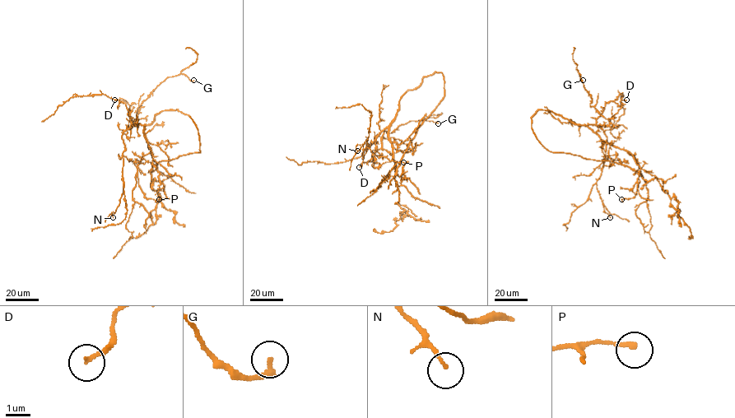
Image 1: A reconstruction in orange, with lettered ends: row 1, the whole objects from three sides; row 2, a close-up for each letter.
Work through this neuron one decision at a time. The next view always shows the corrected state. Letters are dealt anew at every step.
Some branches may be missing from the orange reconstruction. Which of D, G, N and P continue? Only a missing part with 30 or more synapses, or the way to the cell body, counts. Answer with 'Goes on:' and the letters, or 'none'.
Goes on: none

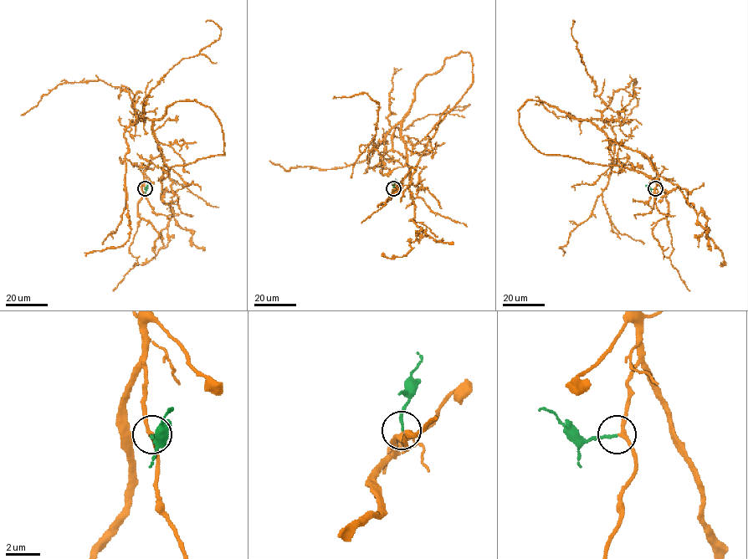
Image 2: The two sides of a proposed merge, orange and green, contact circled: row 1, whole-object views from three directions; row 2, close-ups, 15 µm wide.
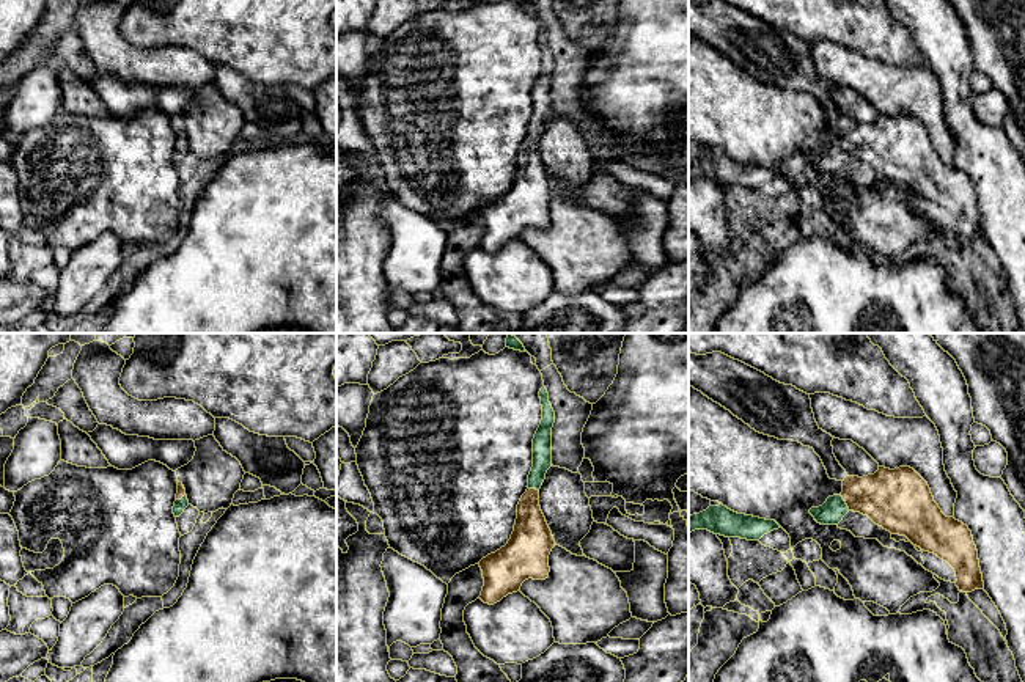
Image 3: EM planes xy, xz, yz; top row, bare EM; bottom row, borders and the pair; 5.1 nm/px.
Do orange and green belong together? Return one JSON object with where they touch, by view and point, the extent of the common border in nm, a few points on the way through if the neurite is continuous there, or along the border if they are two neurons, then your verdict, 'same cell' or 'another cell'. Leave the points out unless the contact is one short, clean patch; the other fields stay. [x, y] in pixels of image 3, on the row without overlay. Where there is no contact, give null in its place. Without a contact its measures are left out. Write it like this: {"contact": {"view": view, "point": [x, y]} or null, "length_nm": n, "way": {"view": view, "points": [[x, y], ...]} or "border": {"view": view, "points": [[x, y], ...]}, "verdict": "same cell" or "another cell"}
{"contact": {"view": "yz", "point": [846, 151]}, "length_nm": 90, "way": {"view": "yz", "points": [[895, 148], [846, 151], [833, 157]]}, "verdict": "same cell"}

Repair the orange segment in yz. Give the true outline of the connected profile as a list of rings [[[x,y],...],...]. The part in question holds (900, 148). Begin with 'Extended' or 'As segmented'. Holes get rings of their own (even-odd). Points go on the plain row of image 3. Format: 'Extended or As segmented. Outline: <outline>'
Extended. Outline: [[[879,115],[874,123],[846,124],[843,140],[811,156],[810,162],[821,173],[838,173],[849,159],[868,163],[891,182],[906,184],[946,209],[956,220],[959,239],[984,237],[972,179],[942,160],[928,130],[913,116]]]

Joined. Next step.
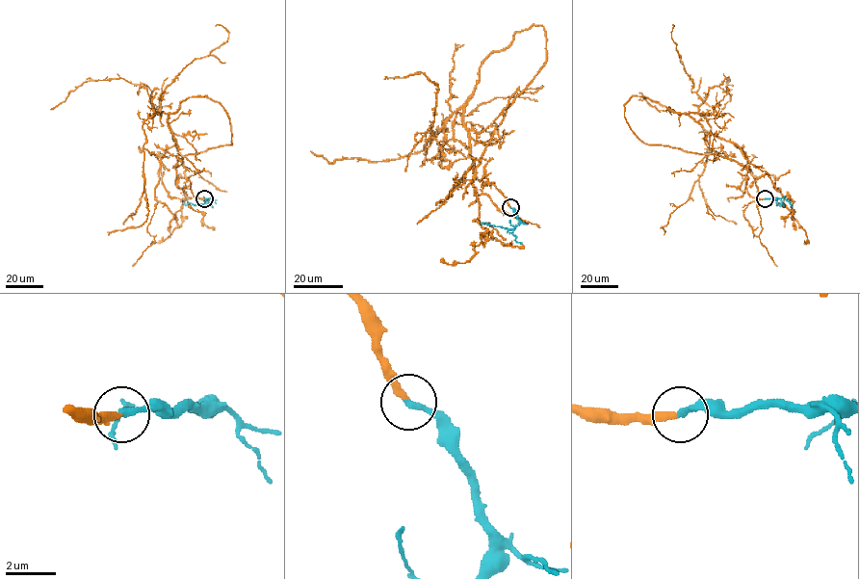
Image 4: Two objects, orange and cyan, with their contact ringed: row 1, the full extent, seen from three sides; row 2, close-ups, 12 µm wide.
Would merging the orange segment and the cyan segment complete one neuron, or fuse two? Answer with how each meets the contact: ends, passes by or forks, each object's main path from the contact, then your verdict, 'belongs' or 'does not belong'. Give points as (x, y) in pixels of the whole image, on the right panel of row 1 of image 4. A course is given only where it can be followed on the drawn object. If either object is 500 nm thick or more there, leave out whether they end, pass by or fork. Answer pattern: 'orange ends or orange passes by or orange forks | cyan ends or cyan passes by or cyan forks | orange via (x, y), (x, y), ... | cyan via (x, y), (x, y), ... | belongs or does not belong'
orange ends | cyan ends | orange via (764, 198), (747, 192), (748, 161), (734, 144), (646, 97), (624, 105), (645, 144), (771, 174), (804, 244) | cyan via (765, 198), (779, 198), (781, 203), (777, 204), (776, 198) | belongs

